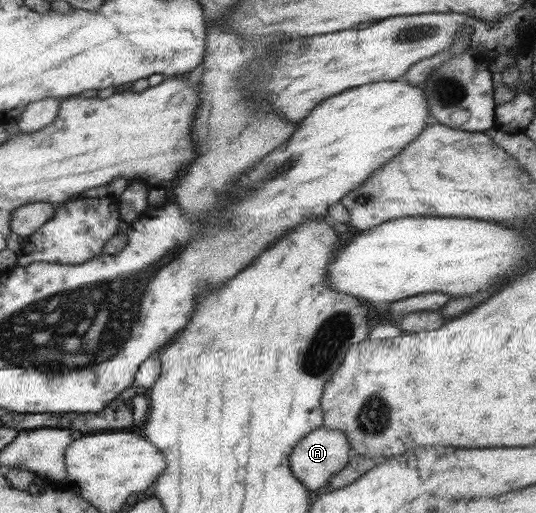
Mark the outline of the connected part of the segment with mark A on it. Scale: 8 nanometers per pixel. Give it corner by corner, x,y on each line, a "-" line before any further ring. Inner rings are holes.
319,427
307,433
292,448
292,453
289,453
288,456
288,465
291,474
311,494
312,491
326,486
330,477
337,475
339,471
345,468
349,451
350,449
343,433
340,433
337,429

